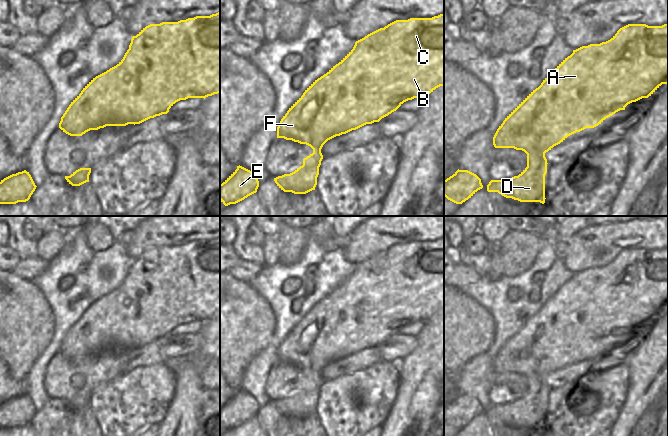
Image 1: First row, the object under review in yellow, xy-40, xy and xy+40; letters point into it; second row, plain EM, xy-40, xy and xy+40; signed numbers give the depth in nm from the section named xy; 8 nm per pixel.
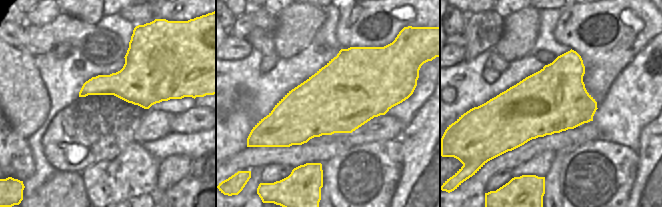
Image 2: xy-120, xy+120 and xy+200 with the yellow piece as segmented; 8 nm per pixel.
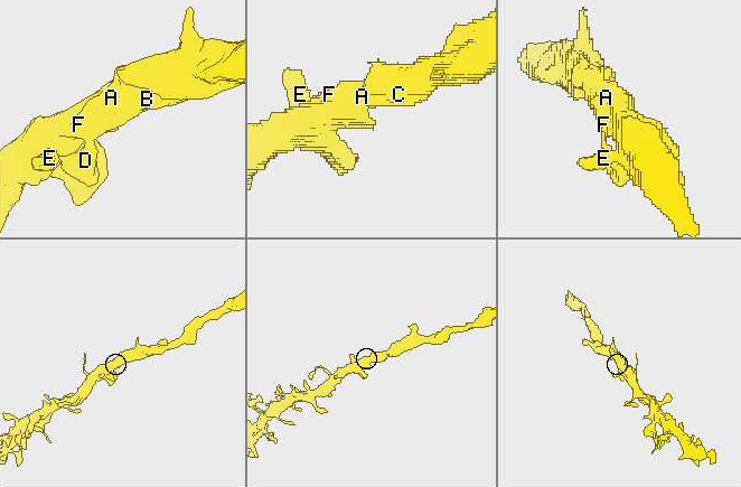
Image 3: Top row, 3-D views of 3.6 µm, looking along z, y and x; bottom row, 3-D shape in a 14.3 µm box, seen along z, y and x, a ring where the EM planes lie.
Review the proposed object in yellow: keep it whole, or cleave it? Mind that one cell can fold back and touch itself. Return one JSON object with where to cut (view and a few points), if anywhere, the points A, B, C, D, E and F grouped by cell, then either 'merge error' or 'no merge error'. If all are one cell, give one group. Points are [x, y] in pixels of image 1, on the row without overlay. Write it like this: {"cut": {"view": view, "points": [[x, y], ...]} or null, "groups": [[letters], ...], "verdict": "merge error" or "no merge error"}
{"cut": null, "groups": [["A", "B", "C", "D", "E", "F"]], "verdict": "no merge error"}

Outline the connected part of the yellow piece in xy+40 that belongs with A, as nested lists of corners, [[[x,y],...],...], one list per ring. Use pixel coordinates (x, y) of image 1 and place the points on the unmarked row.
[[[628,248],[608,265],[582,270],[565,282],[503,345],[493,361],[495,372],[514,372],[527,378],[527,391],[518,399],[504,404],[491,404],[488,416],[498,416],[520,426],[545,427],[545,377],[568,360],[594,352],[606,342],[642,322],[651,320],[662,308],[668,308],[668,248],[648,250]]]

